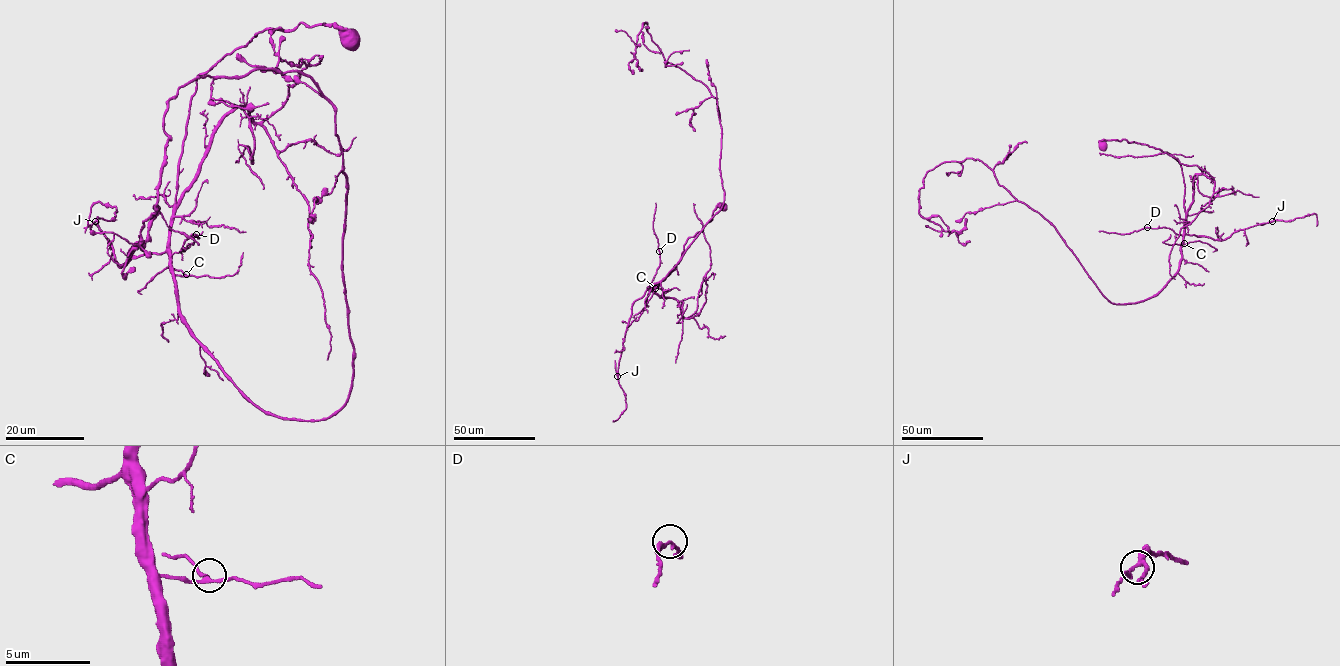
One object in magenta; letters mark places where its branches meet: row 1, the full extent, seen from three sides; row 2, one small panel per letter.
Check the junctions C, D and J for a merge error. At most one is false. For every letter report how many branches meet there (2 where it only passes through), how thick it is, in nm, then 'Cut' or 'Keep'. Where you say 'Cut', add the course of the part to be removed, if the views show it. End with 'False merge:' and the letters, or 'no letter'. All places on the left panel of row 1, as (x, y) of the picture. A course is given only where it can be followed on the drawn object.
C: Branches: 3. Thickness 200 nm. Keep
D: Branches: 2. Thickness 200 nm. Keep
J: Branches: 3. Thickness 240 nm. Keep
False merge: no letter

